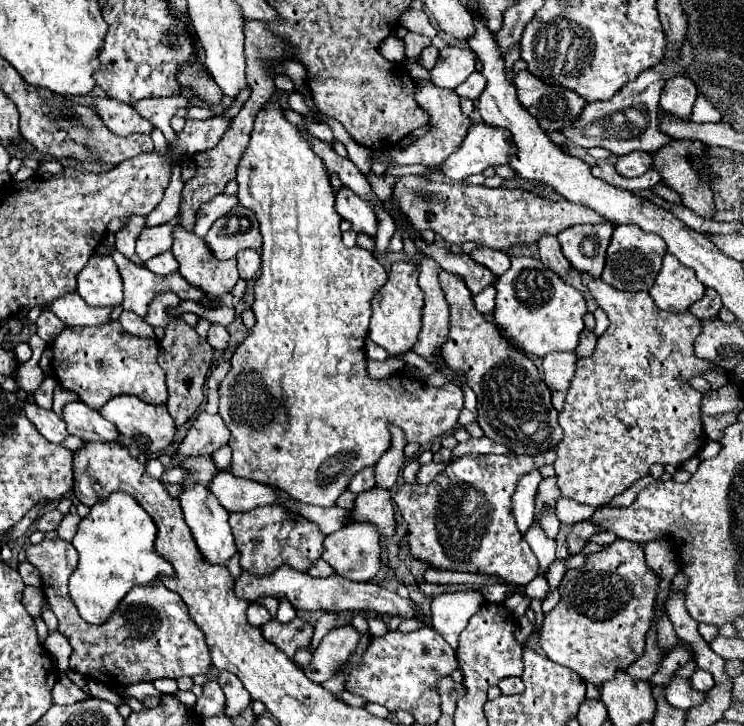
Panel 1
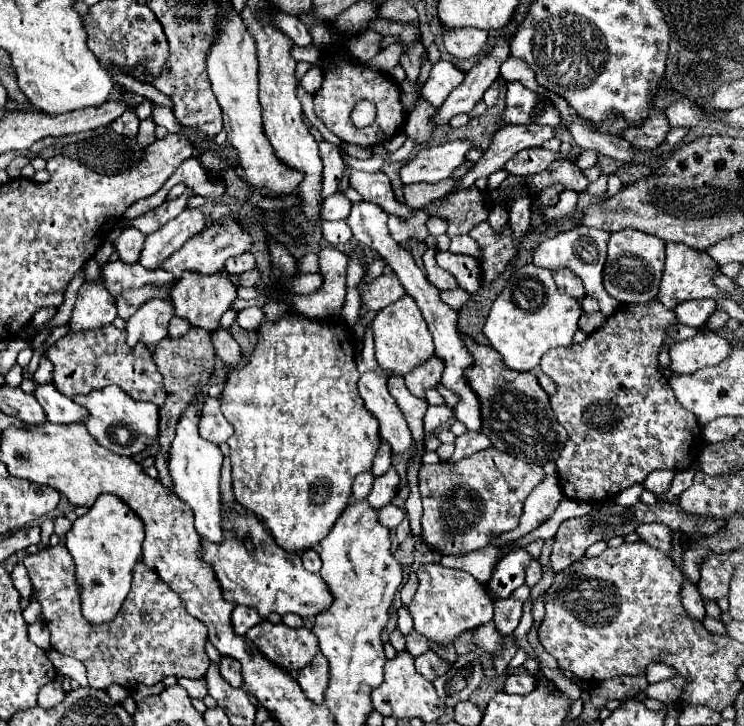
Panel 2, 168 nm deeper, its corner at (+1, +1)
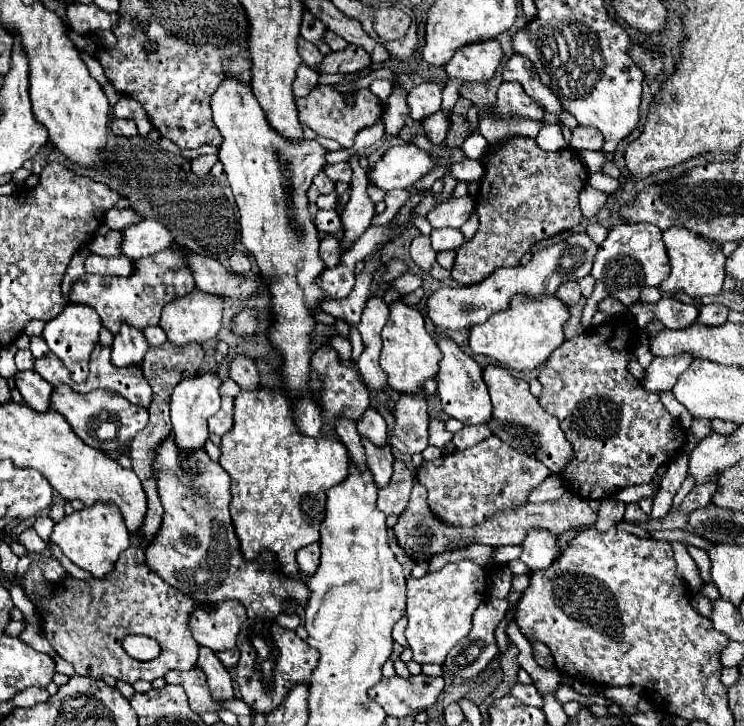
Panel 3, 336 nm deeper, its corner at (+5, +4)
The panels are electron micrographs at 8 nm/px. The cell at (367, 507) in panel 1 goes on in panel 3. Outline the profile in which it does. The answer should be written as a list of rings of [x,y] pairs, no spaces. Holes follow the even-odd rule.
[[[363,438],[363,448],[365,448],[365,456],[367,456],[367,468],[373,472],[375,484],[379,488],[387,486],[391,472],[393,472],[393,454],[391,454],[391,446],[375,446],[371,444],[371,440]]]

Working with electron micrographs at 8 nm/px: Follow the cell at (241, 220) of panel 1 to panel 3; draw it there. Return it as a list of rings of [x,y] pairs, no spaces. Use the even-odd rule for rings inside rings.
[[[173,248],[161,250],[153,256],[139,258],[133,262],[133,274],[131,276],[95,276],[95,274],[83,274],[69,290],[69,302],[73,304],[85,304],[91,306],[103,324],[111,334],[117,334],[121,324],[129,324],[133,328],[145,330],[151,324],[159,324],[161,310],[165,304],[173,302],[175,298],[187,296],[193,292],[195,282],[193,274],[187,268],[185,254]]]

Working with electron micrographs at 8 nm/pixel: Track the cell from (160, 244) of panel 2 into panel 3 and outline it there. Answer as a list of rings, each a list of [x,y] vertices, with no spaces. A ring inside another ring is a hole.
[[[141,220],[119,232],[123,234],[121,254],[127,256],[129,260],[151,256],[159,250],[169,248],[169,244],[173,242],[171,232],[157,220]]]

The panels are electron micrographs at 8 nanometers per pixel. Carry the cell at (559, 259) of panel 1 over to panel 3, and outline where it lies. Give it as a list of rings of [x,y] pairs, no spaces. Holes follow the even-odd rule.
[[[565,282],[559,286],[557,290],[557,298],[563,300],[567,306],[573,306],[577,304],[583,296],[581,296],[581,290],[579,290],[579,284],[577,282]]]

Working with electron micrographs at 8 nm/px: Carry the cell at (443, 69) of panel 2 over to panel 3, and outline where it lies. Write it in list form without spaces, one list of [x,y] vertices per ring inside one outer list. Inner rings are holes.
[[[423,82],[407,94],[409,116],[415,124],[421,124],[427,116],[441,108],[441,88],[435,82]]]

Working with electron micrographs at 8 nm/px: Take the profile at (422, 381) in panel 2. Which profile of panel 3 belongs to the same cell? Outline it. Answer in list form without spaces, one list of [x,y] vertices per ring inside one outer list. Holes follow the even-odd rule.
[[[403,394],[391,412],[395,416],[395,426],[389,444],[407,456],[423,452],[429,438],[429,414],[423,394]]]

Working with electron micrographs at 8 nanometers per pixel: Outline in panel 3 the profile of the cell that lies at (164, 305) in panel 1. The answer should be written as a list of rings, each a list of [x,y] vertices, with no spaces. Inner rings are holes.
[[[127,324],[115,334],[113,346],[111,346],[111,362],[113,366],[131,366],[141,364],[147,342],[143,340],[143,332],[137,328],[127,328]]]

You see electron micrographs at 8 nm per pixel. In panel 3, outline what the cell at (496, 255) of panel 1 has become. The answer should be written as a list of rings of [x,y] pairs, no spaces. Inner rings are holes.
[[[433,228],[431,242],[433,242],[435,252],[457,250],[463,244],[463,234],[455,228]]]

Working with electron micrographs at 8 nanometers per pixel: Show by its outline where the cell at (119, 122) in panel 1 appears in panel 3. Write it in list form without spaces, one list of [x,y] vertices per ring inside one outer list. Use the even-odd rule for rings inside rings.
[[[115,118],[115,120],[111,120],[109,128],[111,128],[111,132],[113,132],[115,136],[127,136],[127,138],[137,136],[137,126],[135,126],[133,120],[117,120],[117,118]]]

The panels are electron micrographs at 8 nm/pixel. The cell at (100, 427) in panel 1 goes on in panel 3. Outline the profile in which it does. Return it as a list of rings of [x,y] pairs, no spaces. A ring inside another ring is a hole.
[[[35,370],[27,372],[15,372],[15,388],[21,392],[27,406],[45,412],[49,410],[49,398],[53,392],[53,386],[47,384]]]

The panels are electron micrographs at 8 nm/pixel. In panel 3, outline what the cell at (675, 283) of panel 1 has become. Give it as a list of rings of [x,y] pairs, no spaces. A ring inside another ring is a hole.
[[[667,228],[663,232],[663,242],[667,248],[667,256],[671,262],[671,274],[669,278],[659,286],[663,294],[679,294],[685,292],[689,296],[705,296],[705,294],[719,294],[723,286],[723,264],[725,254],[721,244],[715,244],[715,240],[705,240],[699,234],[693,234],[687,228]]]

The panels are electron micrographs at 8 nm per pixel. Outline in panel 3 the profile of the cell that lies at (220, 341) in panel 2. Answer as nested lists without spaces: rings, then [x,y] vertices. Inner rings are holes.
[[[237,356],[235,360],[229,362],[229,374],[231,378],[239,384],[241,390],[259,390],[259,372],[257,366],[243,356]]]

